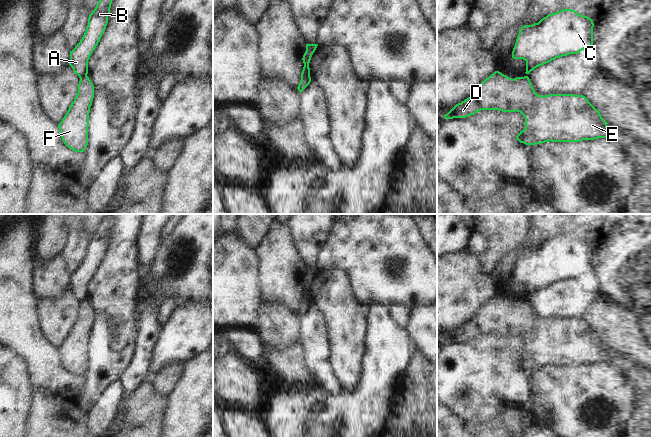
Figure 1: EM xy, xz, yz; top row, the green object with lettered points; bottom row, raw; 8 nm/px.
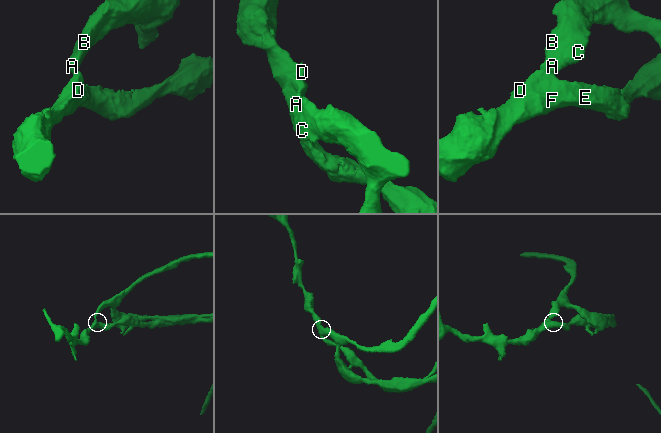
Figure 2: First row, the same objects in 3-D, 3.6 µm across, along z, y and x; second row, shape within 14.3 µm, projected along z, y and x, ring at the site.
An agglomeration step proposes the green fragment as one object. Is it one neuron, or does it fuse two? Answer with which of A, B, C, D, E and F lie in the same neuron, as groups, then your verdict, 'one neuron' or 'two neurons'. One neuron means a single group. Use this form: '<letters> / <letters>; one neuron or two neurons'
A B C / D E F; two neurons

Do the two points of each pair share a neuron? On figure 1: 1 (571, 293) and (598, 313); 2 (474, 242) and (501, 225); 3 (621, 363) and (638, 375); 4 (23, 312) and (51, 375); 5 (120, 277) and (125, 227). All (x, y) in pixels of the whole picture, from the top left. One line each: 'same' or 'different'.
1: different
2: different
3: same
4: same
5: same

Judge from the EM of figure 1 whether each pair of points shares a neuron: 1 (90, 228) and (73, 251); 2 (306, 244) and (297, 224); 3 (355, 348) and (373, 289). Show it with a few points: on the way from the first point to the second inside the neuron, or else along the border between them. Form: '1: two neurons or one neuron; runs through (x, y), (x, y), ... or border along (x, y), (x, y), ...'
1: two neurons; border along (80, 224), (79, 228), (89, 238)
2: one neuron; runs through (306, 239), (306, 233), (302, 229)
3: two neurons; border along (351, 287), (354, 296), (366, 306)

